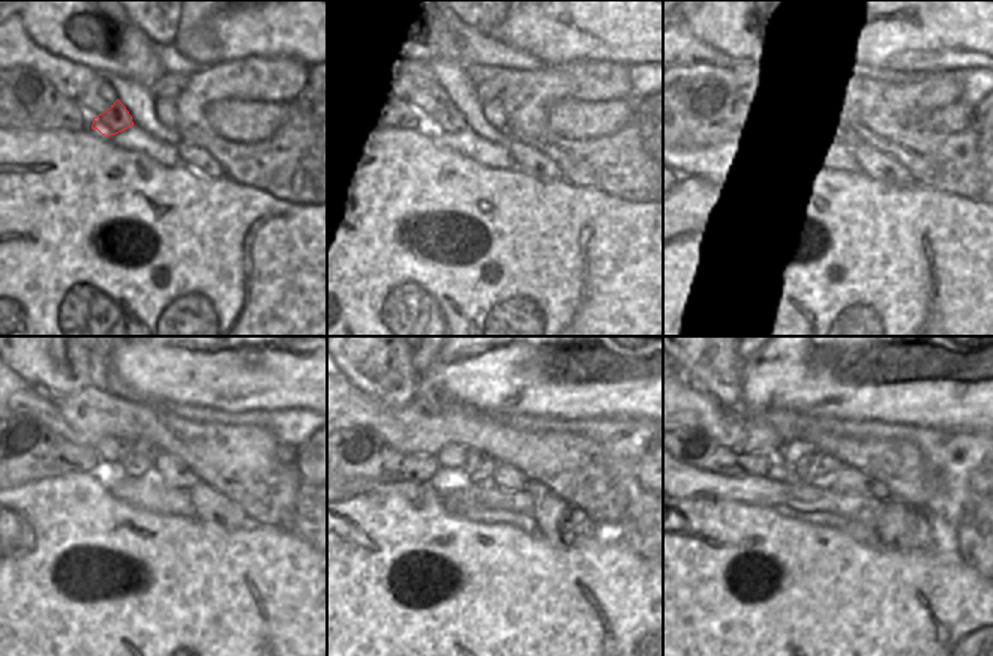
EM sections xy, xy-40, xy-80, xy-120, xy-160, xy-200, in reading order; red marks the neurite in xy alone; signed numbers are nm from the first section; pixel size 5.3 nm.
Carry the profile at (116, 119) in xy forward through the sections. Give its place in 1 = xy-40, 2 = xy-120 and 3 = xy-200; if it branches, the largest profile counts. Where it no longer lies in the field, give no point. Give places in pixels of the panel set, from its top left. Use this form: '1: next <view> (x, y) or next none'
1: next xy-40 (449, 120)
2: next xy-120 (108, 473)
3: next xy-200 (779, 472)

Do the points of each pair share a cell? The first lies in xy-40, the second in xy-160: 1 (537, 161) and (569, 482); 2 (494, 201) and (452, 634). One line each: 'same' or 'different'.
1: different
2: same

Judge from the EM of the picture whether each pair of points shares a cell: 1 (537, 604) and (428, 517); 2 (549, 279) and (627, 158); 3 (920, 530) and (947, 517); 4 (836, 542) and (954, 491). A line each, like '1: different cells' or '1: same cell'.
1: same cell
2: different cells
3: different cells
4: different cells

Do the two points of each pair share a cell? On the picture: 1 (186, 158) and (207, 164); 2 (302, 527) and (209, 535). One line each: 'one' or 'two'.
1: one
2: two

